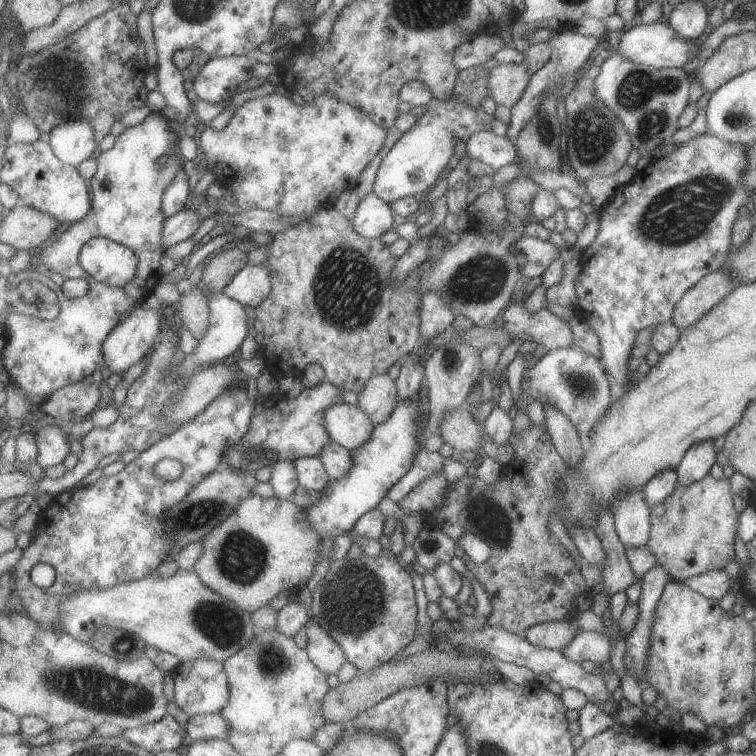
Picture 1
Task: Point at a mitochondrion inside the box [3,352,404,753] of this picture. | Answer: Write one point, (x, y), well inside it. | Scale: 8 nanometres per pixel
(105, 694)

